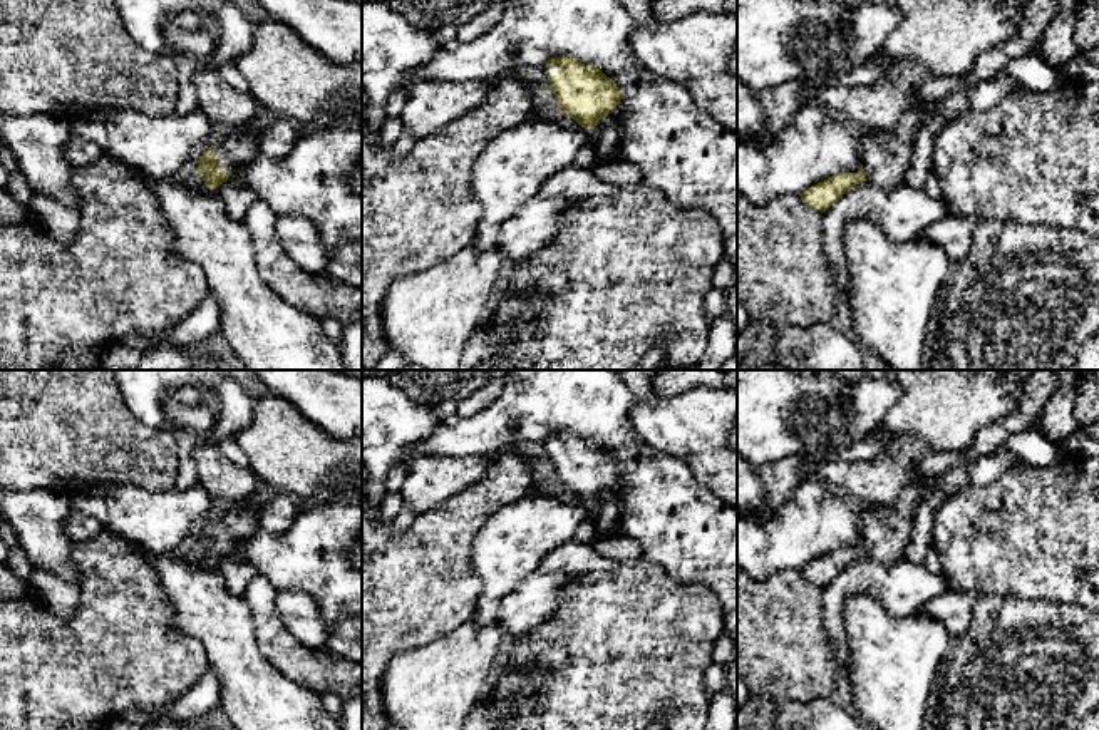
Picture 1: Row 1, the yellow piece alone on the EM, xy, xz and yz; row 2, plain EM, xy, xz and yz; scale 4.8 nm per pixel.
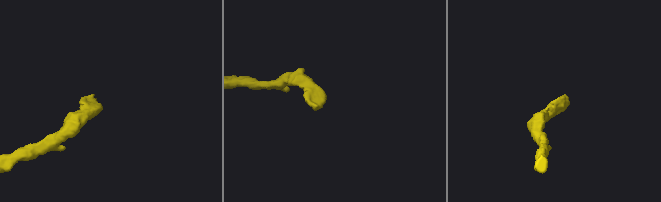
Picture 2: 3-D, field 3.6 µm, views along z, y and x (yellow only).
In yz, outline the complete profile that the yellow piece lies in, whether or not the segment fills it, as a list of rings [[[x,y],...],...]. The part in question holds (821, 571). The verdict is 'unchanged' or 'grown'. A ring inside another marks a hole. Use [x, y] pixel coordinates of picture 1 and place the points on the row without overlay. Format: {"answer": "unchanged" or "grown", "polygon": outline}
{"answer": "grown", "polygon": [[[911,481],[891,507],[873,504],[858,516],[863,542],[858,548],[839,548],[799,571],[806,583],[826,588],[844,568],[859,558],[890,564],[905,558],[916,506],[923,499],[923,481]]]}

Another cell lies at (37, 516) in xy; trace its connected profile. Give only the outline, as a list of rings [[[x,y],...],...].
[[[49,489],[0,491],[0,511],[34,568],[80,586],[80,571],[72,558],[74,541],[64,529],[69,496]]]

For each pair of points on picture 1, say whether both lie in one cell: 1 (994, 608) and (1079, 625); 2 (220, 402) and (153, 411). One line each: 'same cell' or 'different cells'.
1: same cell
2: same cell

